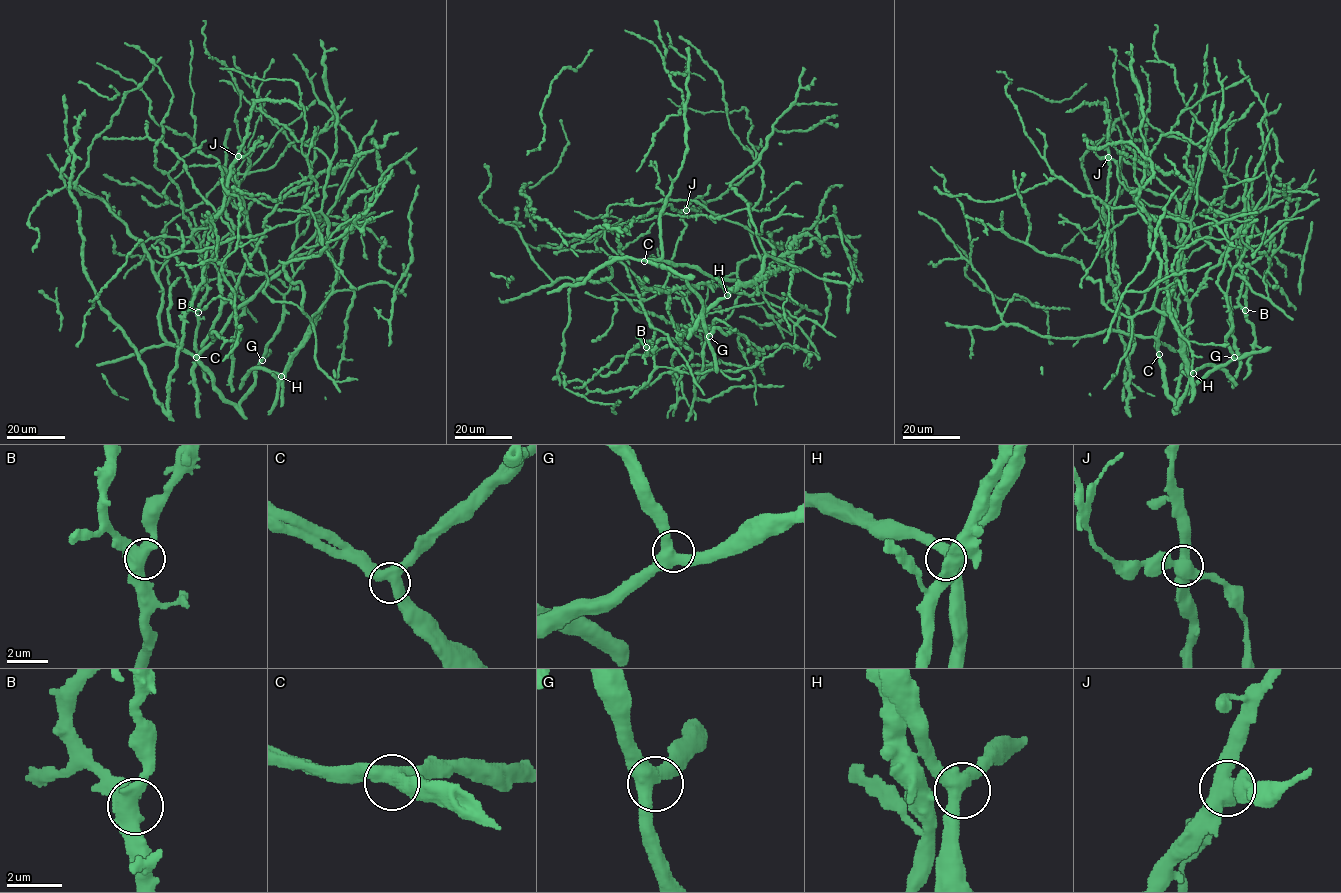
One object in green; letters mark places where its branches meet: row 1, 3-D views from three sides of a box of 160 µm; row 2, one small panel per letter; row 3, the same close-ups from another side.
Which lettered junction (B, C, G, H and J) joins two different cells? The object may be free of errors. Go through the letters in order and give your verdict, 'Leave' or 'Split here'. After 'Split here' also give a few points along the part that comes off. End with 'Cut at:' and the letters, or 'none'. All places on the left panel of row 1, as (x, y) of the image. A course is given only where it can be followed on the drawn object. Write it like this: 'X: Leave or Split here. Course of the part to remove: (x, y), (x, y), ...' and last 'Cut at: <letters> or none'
B: Leave
C: Leave
G: Leave
H: Leave
J: Leave
Cut at: none

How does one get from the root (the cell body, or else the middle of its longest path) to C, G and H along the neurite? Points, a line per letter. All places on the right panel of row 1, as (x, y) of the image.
C: (1167, 312), (1174, 316), (1164, 236), (1135, 200), (1138, 189), (1149, 226), (1182, 246), (1159, 354)
G: (1167, 312), (1164, 236), (1138, 189), (1149, 226), (1182, 246), (1158, 338), (1165, 391), (1179, 402), (1234, 357)
H: (1167, 312), (1179, 329), (1182, 353), (1193, 373)

